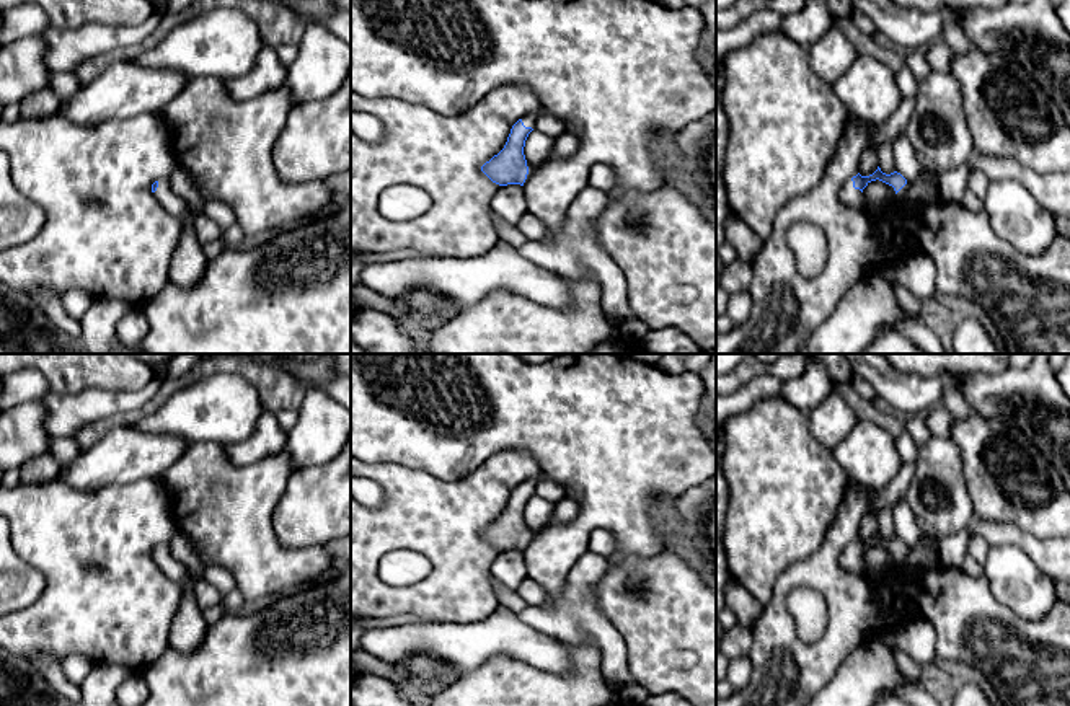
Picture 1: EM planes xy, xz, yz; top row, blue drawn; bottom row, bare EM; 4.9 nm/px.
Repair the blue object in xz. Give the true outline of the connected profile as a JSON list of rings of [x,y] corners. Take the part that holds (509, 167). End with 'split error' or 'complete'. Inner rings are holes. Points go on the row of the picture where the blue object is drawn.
[[[546,113],[527,114],[519,119],[507,137],[504,148],[481,166],[481,171],[496,184],[520,184],[524,186],[528,166],[524,155],[524,147],[528,134],[535,129],[538,117]]]; split error

